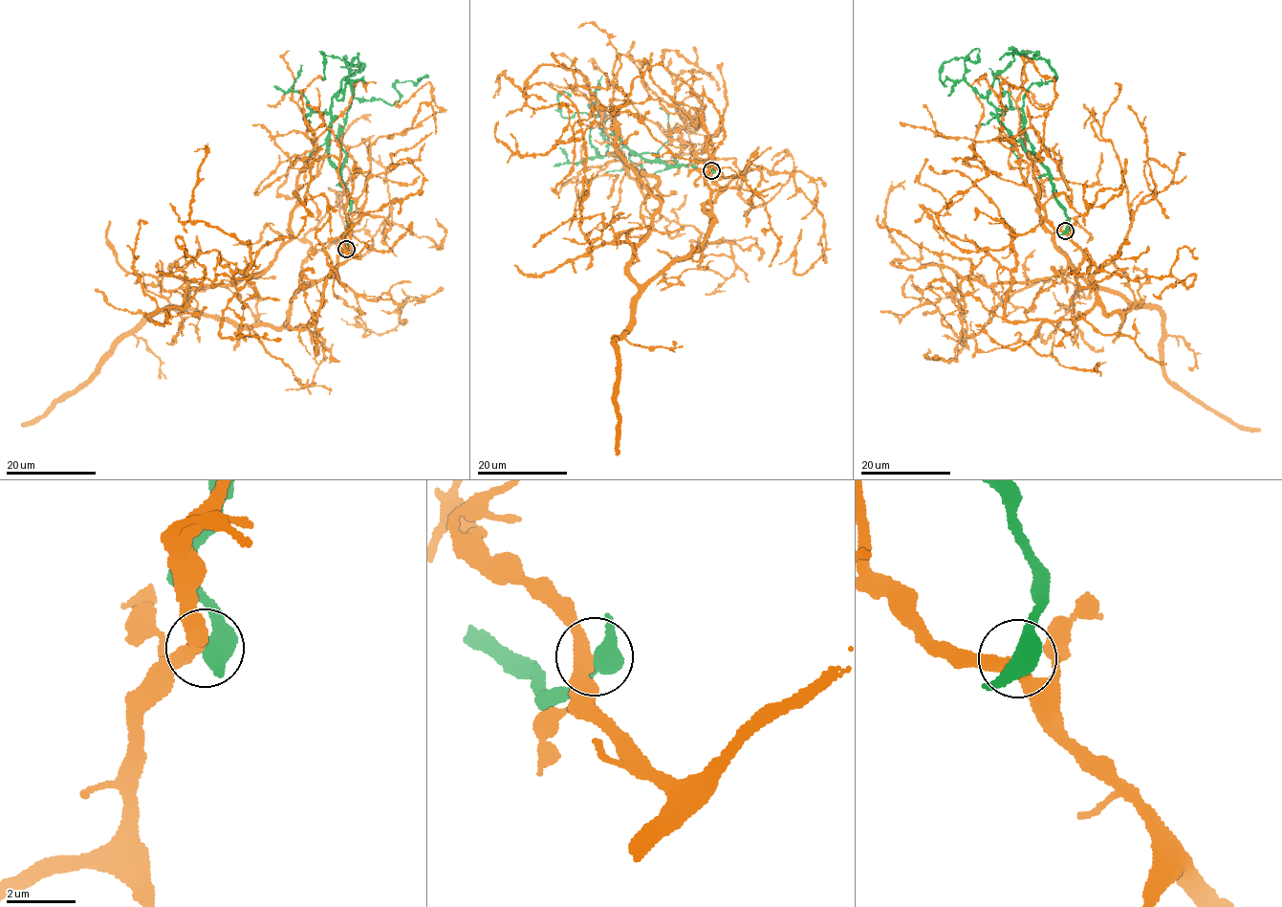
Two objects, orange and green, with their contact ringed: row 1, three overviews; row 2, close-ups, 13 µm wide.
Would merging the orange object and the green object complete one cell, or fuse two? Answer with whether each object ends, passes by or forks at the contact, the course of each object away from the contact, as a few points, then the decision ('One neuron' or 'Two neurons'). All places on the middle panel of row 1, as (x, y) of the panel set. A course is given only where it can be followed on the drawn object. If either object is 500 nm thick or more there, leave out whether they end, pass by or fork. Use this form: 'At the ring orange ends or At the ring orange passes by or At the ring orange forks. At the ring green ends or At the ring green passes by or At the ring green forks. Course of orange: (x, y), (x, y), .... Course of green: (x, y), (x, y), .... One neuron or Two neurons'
At the ring orange passes by. At the ring green passes by. Course of orange: (710, 171), (707, 238), (631, 277), (661, 204), (616, 146), (612, 109), (754, 191), (781, 185). Course of green: (711, 171), (648, 162), (600, 128), (605, 117), (594, 103), (598, 116), (565, 118), (557, 97), (571, 97). Two neurons

